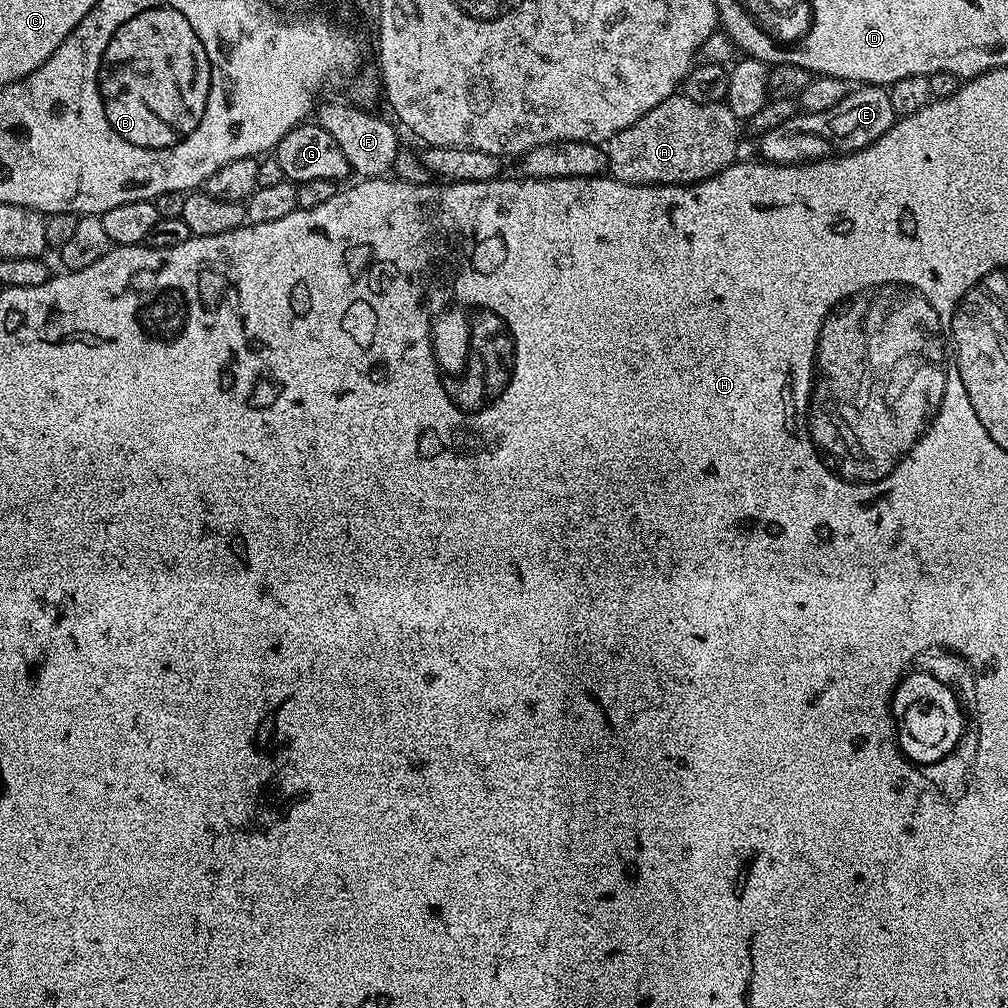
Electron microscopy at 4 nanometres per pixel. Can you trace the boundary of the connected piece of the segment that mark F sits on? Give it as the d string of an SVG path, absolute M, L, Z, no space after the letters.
M332 100L329 104L323 104L315 109L314 122L322 130L326 130L326 134L330 134L334 142L338 142L349 169L353 173L357 172L357 177L360 178L380 178L391 173L395 156L402 147L402 141L396 137L397 125L391 119L383 120L367 107L357 106L352 102L339 104Z

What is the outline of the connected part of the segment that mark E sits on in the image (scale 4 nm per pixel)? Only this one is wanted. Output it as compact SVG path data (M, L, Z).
M878 84L856 86L849 91L846 98L842 98L842 102L838 102L838 106L822 110L822 114L804 112L785 124L774 126L774 130L763 133L759 137L759 155L770 164L799 164L807 161L810 156L808 144L804 140L796 140L796 124L808 136L829 140L836 147L833 149L841 153L856 152L859 148L870 146L878 138L882 138L882 134L886 134L886 130L890 130L897 119L894 106L890 106L887 87Z

